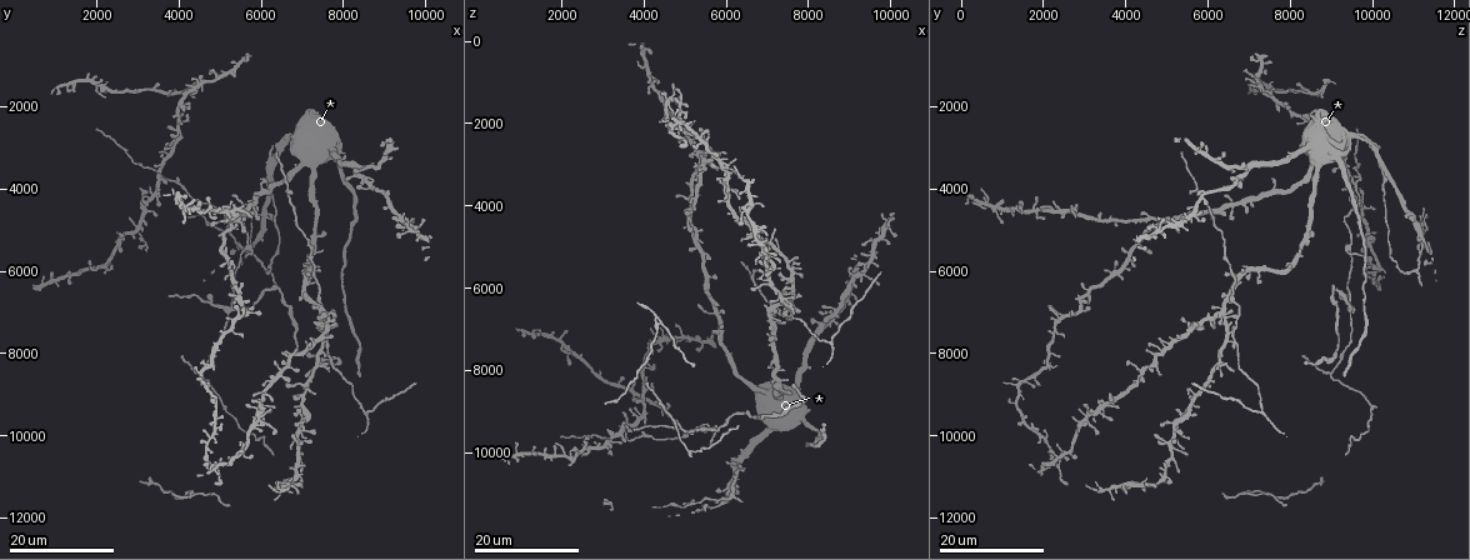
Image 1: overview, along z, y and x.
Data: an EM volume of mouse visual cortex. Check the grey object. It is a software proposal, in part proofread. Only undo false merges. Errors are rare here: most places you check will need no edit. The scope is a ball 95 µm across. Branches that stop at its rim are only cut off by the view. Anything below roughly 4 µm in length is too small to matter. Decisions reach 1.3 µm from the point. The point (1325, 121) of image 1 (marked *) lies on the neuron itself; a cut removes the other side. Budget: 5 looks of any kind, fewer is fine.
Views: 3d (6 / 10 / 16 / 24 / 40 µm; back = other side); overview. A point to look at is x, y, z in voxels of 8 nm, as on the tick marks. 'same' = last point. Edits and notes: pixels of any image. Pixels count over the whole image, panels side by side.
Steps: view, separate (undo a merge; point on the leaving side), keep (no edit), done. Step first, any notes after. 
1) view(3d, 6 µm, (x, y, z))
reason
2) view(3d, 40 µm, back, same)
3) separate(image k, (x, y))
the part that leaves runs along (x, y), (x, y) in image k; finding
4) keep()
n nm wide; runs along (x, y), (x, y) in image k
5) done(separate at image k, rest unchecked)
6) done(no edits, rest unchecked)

view(3d, 16 µm, (5650, 5400, 9450))
arms part here

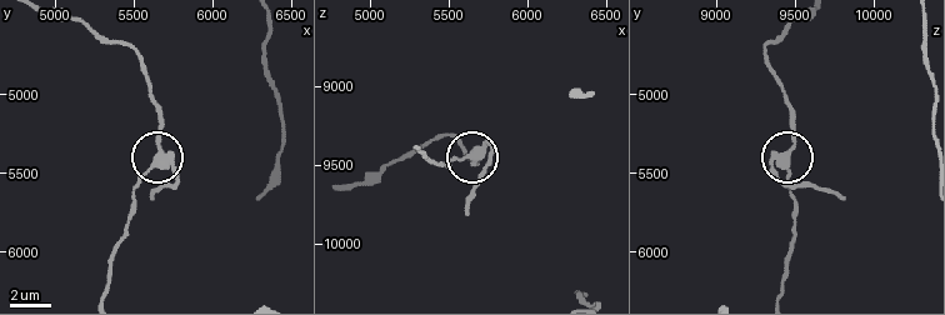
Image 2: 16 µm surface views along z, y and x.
view(3d, 10 µm, (5700, 5380, 9400))
zoom in

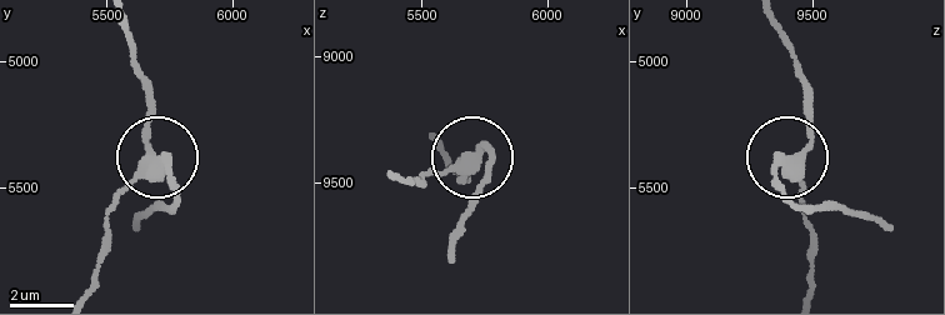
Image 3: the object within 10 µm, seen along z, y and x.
keep()
side arm 5 µm; runs along (88, 288), (106, 215), (158, 164), (176, 205), (171, 213) in image 3; all the same neuron

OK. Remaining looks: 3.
view(3d, 16 µm, (5300, 6900, 9500))
branch point

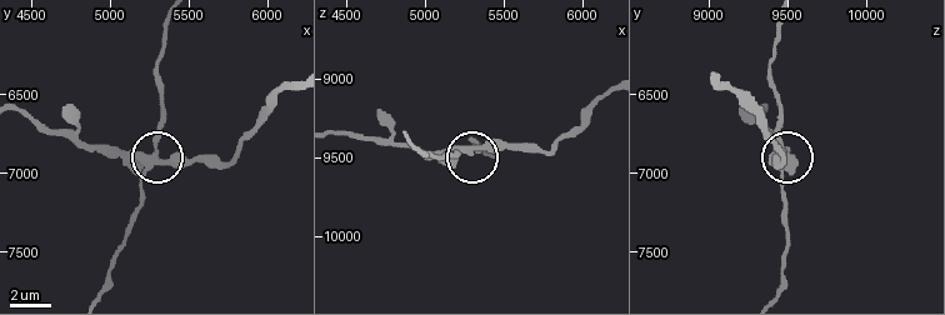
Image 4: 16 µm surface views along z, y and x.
view(3d, 10 µm, (5280, 6880, 9460))

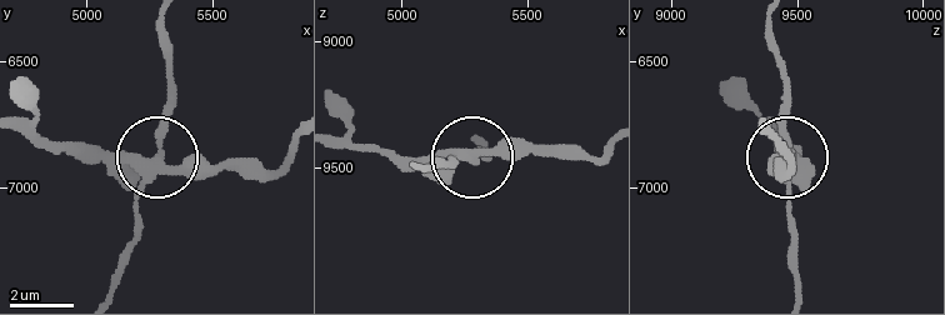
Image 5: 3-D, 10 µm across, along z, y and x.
separate(image 5, (103, 163))
the part that leaves runs along (156, 168), (266, 168), (293, 144) in image 5; two neurons meet here

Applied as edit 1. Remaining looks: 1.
done(separate at image 5, rest unchecked)

